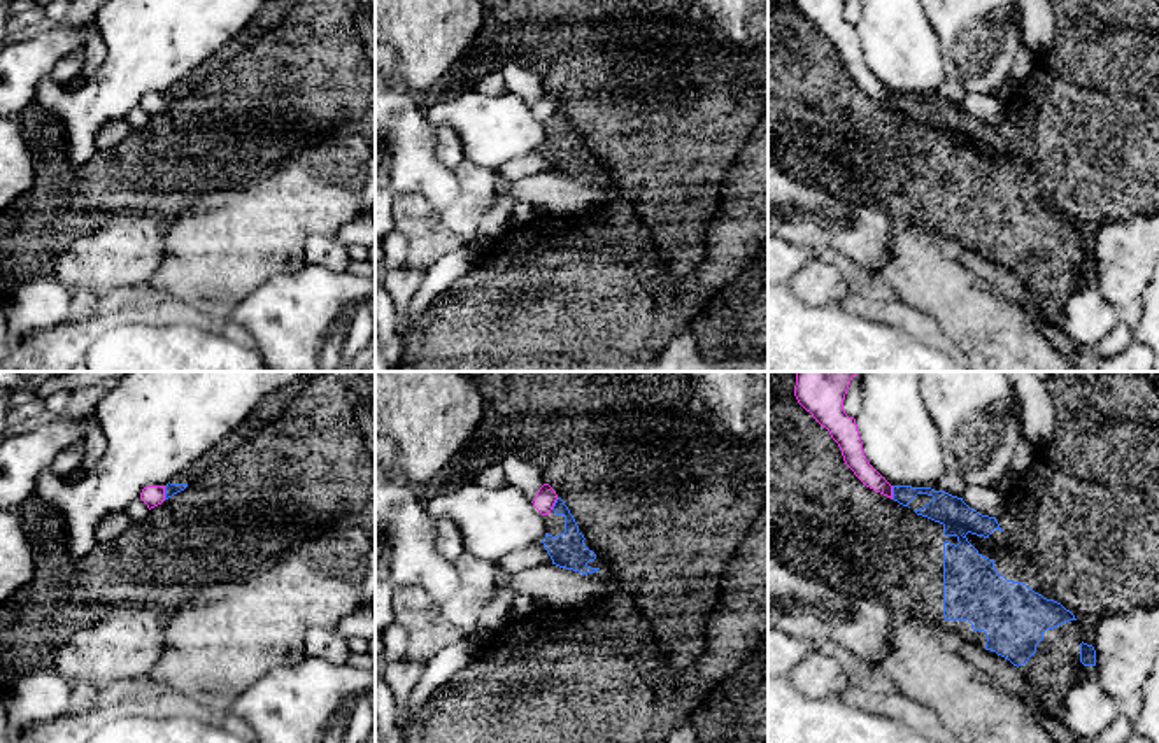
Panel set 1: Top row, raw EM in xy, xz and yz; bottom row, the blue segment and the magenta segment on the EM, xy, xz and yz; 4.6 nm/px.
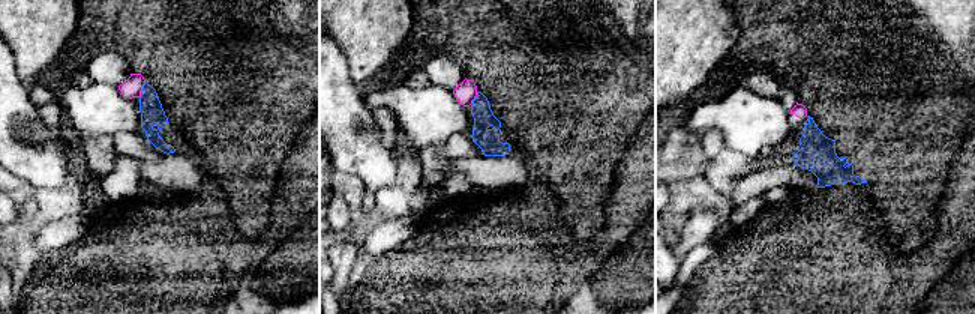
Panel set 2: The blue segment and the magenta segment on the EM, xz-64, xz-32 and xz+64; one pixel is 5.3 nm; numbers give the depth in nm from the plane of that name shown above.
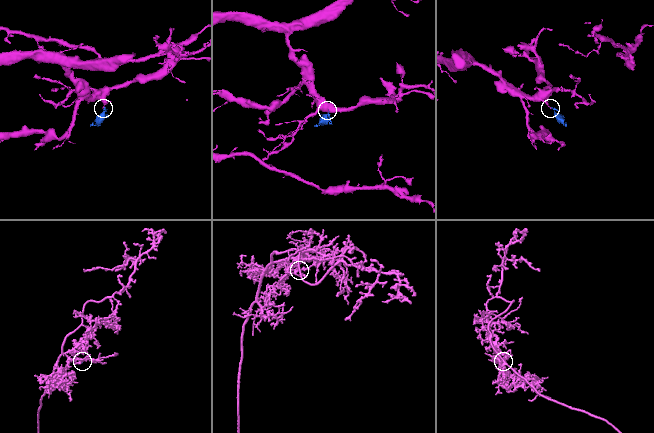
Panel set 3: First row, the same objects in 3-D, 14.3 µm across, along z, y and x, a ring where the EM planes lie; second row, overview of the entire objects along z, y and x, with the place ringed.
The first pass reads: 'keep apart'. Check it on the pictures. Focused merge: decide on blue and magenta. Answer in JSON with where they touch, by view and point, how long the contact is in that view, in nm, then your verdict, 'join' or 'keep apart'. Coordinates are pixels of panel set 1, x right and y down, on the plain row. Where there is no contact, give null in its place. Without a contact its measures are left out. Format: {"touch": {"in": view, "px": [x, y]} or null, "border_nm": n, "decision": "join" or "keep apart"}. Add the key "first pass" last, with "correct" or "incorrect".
{"touch": {"in": "xy", "px": [165, 100]}, "border_nm": 60, "decision": "keep apart", "first pass": "correct"}

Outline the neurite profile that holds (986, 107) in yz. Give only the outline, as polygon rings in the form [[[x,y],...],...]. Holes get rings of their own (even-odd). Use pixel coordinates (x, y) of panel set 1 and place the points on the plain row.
[[[968,93],[963,109],[982,123],[996,124],[1003,114],[1001,98],[996,95]]]

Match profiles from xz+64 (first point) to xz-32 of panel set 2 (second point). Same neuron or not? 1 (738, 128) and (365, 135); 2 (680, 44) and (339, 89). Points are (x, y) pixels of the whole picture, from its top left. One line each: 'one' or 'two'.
1: two
2: two

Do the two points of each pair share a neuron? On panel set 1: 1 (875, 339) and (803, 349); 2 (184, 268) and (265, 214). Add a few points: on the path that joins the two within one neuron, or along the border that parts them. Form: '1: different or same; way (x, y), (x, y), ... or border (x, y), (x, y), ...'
1: same; way (858, 349), (821, 349)
2: same; way (204, 268), (225, 254), (246, 233)

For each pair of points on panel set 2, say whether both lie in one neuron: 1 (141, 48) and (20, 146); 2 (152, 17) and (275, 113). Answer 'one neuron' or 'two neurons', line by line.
1: two neurons
2: one neuron

